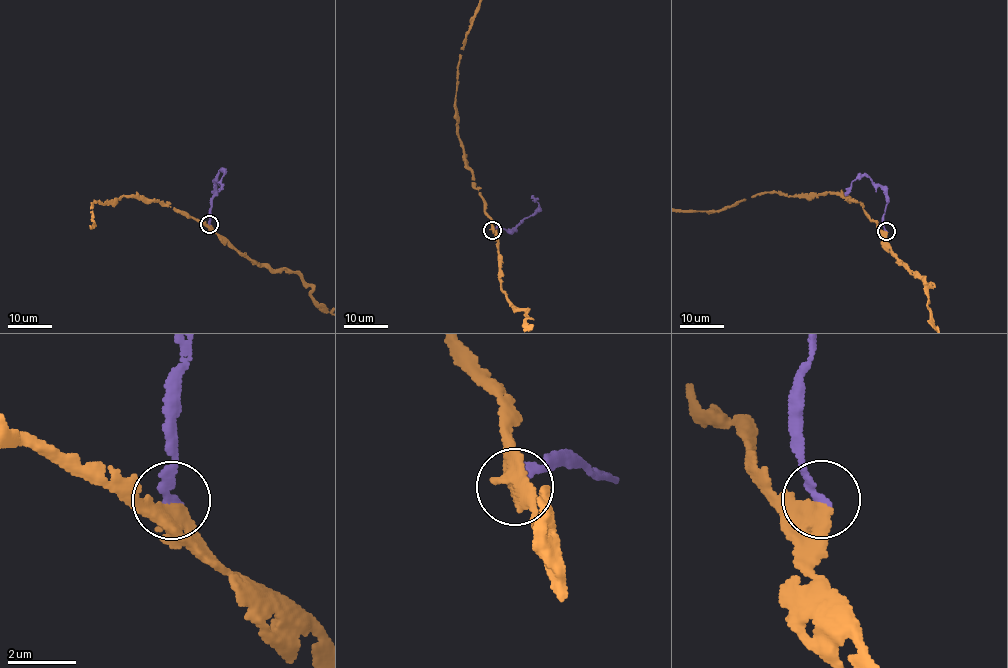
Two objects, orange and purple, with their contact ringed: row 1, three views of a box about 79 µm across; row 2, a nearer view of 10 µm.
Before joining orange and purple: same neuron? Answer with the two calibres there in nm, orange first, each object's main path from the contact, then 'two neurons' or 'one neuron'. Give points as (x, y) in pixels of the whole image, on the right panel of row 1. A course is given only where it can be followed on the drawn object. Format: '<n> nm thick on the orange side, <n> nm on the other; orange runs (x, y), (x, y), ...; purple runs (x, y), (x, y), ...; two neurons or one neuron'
480 nm thick on the orange side, 260 nm on the other; orange runs (886, 231), (860, 202), (840, 194), (764, 192), (720, 210), (693, 211); purple runs (886, 231), (883, 215), (887, 193), (880, 187), (860, 175), (845, 196); one neuron

